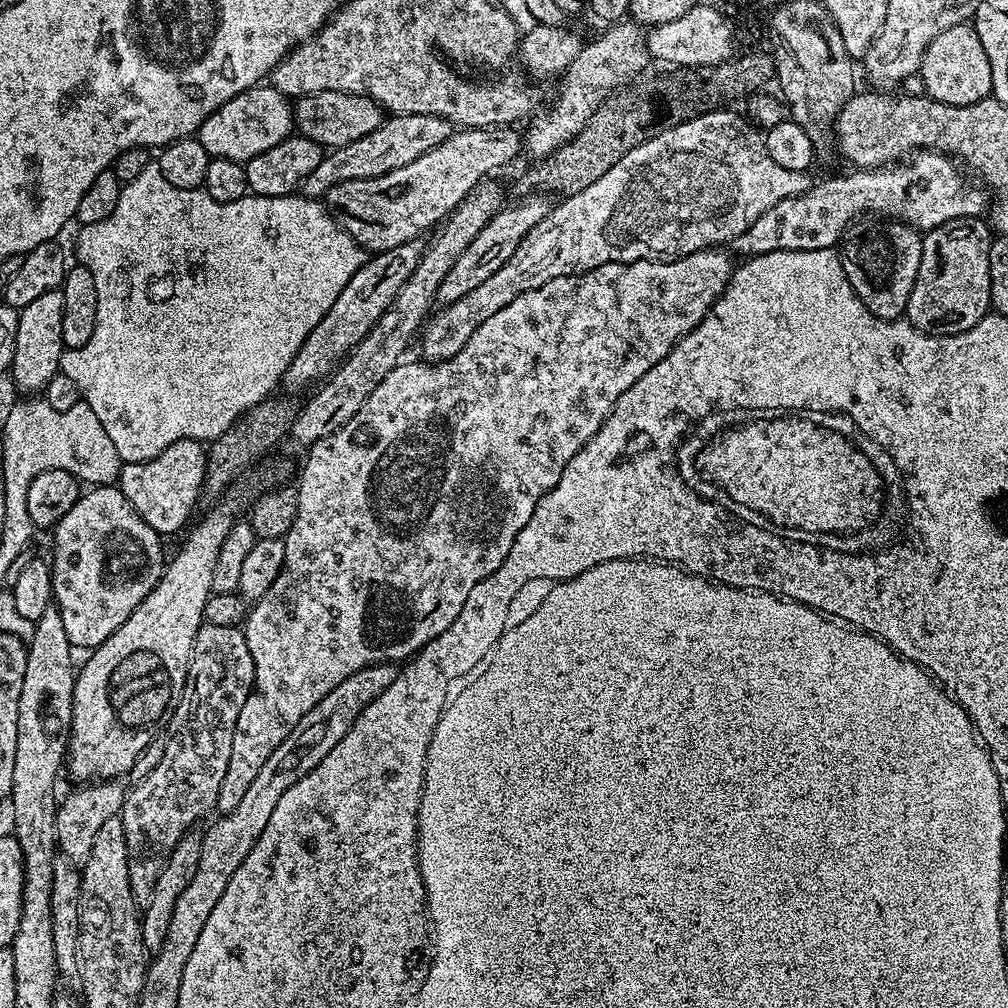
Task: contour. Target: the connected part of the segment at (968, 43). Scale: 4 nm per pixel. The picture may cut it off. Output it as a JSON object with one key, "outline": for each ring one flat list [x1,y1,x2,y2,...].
{"outline":[[967,23,942,30,942,34,926,46,926,54,922,54,918,80,924,83,923,91,938,102,966,106,989,99,992,96,990,58,986,58,986,50,982,50,982,38,978,38,975,27]]}

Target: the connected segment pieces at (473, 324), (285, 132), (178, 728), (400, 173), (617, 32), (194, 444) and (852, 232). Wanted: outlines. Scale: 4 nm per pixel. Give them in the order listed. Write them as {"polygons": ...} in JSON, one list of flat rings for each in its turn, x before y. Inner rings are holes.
{"polygons":[[[705,110,693,116,691,120,673,123,668,126,672,128,658,133,657,136,656,133,649,135,648,139,644,140,637,148,630,150,630,154,626,154,618,162,614,162,614,166,610,166,610,170,606,170,606,174,602,174,602,178,598,178,598,182,590,182,590,186,586,186,586,190,578,190,578,194,563,197,553,207,552,212,546,214,546,218,542,218,542,222,538,222,538,226,534,226,534,230,530,230,530,234,526,234,526,238,522,238,518,250,514,250,514,254,510,254,508,261,498,270,494,270,494,274,490,274,490,278,486,278,486,282,482,282,482,286,470,290,470,294,466,294,466,298,458,298,458,302,443,305,439,309,440,313,437,311,423,325,422,335,419,337,419,340,421,339,420,352,424,355,421,357,428,362,449,360,454,354,458,354,458,350,462,350,462,346,466,346,466,342,470,342,470,334,474,334,474,330,478,330,478,326,482,326,482,322,486,322,486,318,498,314,498,310,502,310,502,306,514,302,514,298,518,298,518,294,540,288,554,278,576,276,580,272,597,268,603,264,629,264,635,260,677,260,680,256,689,256,695,252,712,250,717,246,727,245,734,238,738,238,738,234,742,234,752,226,754,218,762,218,762,214,766,214,766,210,770,210,770,206,776,206,778,202,782,202,782,198,792,198,812,187,814,180,813,177,810,178,811,175,808,172,786,170,782,166,778,166,778,162,774,162,774,158,770,158,770,154,766,150,764,136,747,119,744,121,736,112,716,111,720,110]],[[257,86,230,98,214,114,202,122,198,139,208,151,209,157,230,158,246,162,270,146,278,146,294,132,294,108,289,97,284,96,274,87]],[[203,623,196,635,196,641,192,647,192,657,188,663,188,675,184,677,184,691,180,693,179,701,175,708,172,709,170,723,166,728,168,741,166,742,166,754,162,754,162,762,158,762,158,766,154,766,154,770,150,770,150,774,145,780,139,781,135,785,136,789,129,791,124,798,124,806,120,809,120,821,122,828,126,830,126,850,128,851,128,865,130,866,130,888,137,902,146,902,150,898,150,894,154,890,154,884,158,882,158,874,162,874,164,863,170,858,170,854,184,833,189,831,196,823,216,808,216,799,218,798,218,790,222,786,222,778,226,778,226,762,230,762,230,746,234,746,234,730,238,722,238,714,242,714,242,706,246,702,246,698,252,692,252,683,254,682,254,658,250,656,250,646,246,644,246,638,243,631,236,626,218,626,217,624]],[[496,126,493,128,466,128,453,131,446,142,437,148,424,152,420,158,414,158,406,166,398,166,398,170,390,170,390,174,382,174,378,178,338,182,329,188,326,207,331,216,346,234,350,234,359,242,360,247,369,253,394,250,394,246,402,246,406,242,423,237,424,231,435,229,437,225,448,219,448,216,478,186,480,180,489,174,496,174,503,164,508,164,522,152,522,136,512,126]],[[621,22,603,29,597,40,581,47,578,58,562,74,559,81,560,93,556,101,545,112,531,117,532,125,526,132,526,148,532,151,532,160,539,162,557,152,567,140,574,138,590,122,590,118,617,90,635,81,640,71,650,64,648,48,645,44,646,32,635,22]],[[179,440,146,462,124,464,120,469,118,487,122,494,126,494,136,513,161,537,168,538,171,532,178,531,180,527,183,529,189,523,192,507,198,504,200,492,204,488,207,457,205,445,201,441]],[[868,218,848,225,838,245,842,270,846,270,850,286,870,314,883,320,899,320,907,313,923,245,921,233,902,220]]]}

